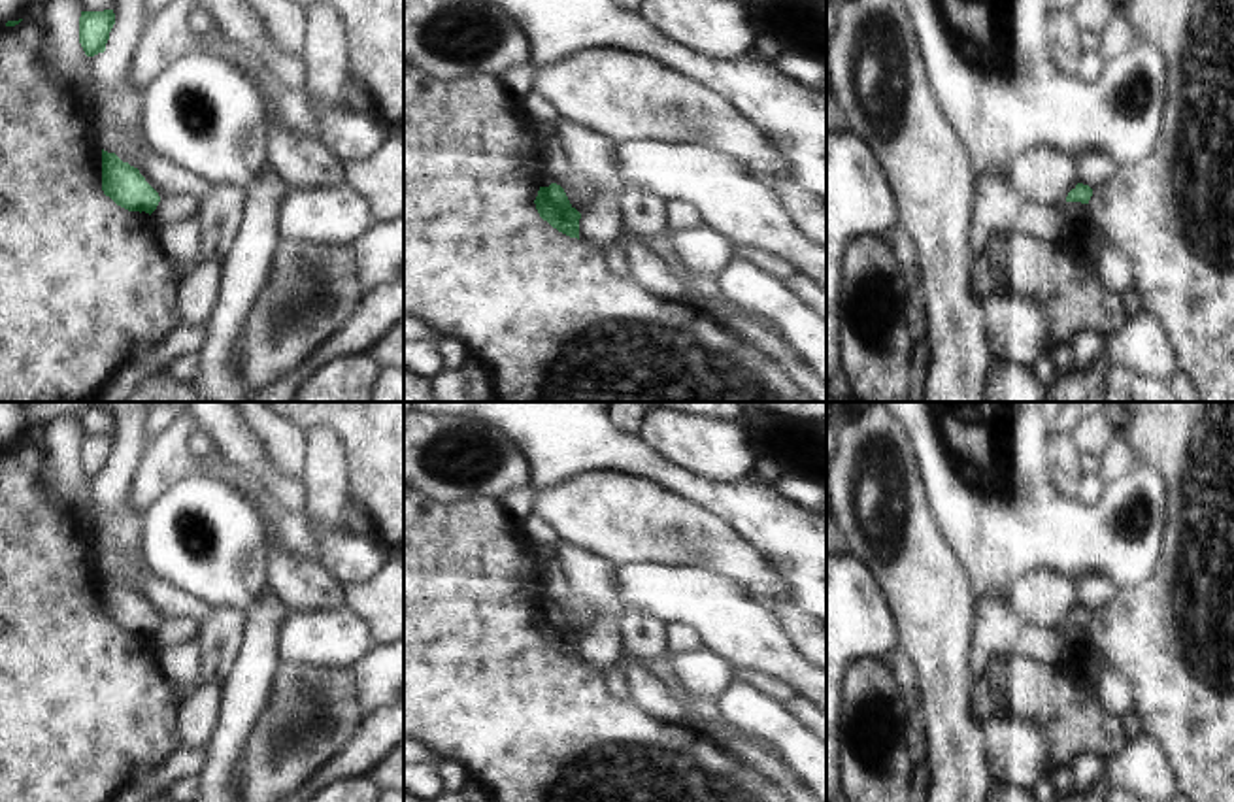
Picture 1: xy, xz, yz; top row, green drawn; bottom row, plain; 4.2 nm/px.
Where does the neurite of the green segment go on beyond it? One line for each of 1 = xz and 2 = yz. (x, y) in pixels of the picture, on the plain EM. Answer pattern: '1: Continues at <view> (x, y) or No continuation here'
1: No continuation here
2: No continuation here

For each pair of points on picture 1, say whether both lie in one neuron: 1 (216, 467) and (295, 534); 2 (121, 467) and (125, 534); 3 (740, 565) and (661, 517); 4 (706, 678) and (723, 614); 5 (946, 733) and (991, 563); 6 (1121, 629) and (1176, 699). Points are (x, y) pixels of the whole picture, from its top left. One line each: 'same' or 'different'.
1: same
2: same
3: same
4: different
5: different
6: same

